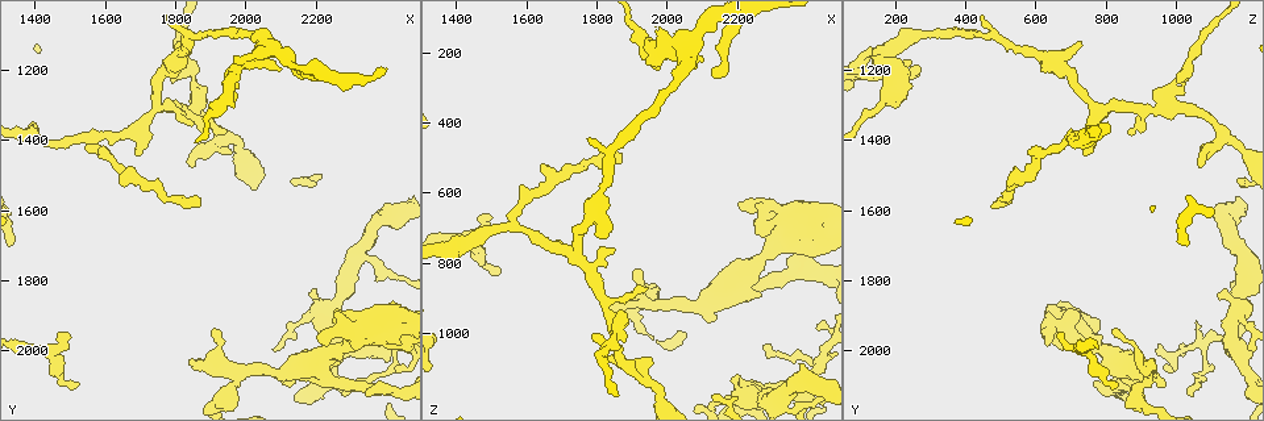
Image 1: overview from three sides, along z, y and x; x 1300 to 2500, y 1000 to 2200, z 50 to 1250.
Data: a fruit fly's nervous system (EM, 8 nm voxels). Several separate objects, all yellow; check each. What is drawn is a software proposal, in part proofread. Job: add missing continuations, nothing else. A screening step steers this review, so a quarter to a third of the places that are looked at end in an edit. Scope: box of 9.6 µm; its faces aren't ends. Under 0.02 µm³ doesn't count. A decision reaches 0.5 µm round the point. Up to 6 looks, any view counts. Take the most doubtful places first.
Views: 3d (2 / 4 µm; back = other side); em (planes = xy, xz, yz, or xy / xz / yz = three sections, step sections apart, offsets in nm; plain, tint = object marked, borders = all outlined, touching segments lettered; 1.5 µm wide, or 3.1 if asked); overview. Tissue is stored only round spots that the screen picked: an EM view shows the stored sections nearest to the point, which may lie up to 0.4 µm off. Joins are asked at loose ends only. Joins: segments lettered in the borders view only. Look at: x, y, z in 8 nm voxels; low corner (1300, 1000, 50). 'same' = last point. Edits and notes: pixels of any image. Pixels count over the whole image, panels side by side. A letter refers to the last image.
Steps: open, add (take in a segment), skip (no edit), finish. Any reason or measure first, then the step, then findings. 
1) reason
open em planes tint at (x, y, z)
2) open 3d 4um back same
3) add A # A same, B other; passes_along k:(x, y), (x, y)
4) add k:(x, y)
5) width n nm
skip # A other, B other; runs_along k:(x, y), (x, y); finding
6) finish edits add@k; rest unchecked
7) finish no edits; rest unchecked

branch stops here
open em xz step 8 tint at (1850, 2030, 940)

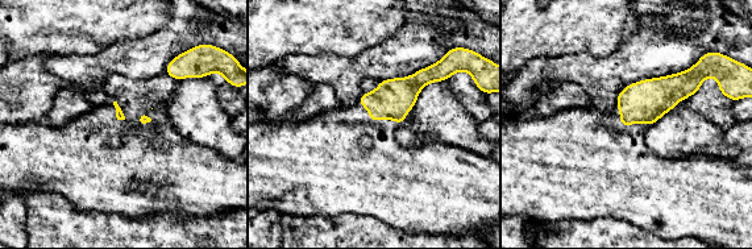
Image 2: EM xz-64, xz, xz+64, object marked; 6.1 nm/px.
open em planes borders same

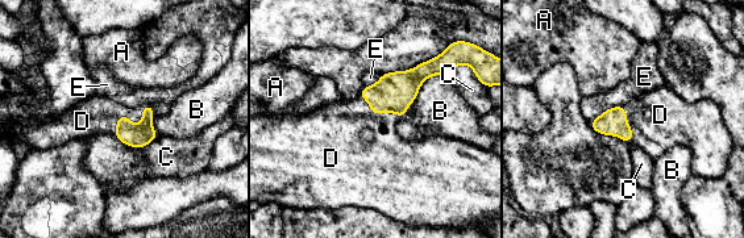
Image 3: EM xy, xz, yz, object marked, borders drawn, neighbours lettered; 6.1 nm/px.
add D # A other, B other, C other, D same, E other; it goes on there

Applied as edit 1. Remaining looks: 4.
open em planes borders at (2210, 1850, 1130)

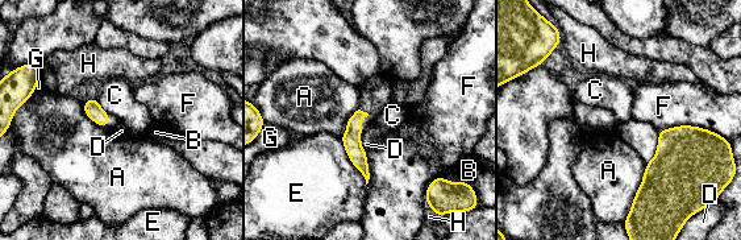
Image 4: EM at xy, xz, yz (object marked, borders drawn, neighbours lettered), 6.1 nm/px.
skip # A other, B other, C other, D other, E other, F other, G other, H other; runs_along 4:(358, 114), (354, 152), (365, 172); no lettered segment goes on from it

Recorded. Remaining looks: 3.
open overview

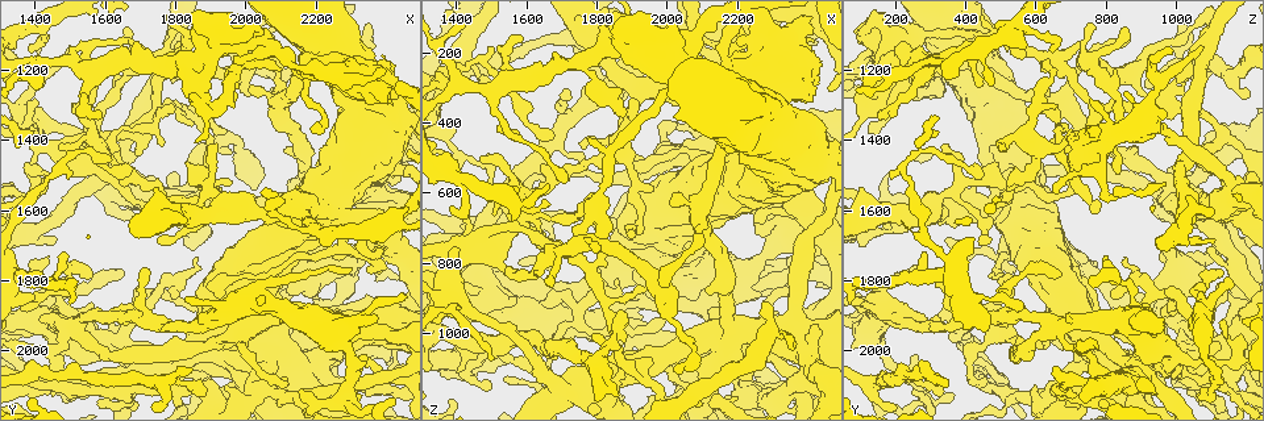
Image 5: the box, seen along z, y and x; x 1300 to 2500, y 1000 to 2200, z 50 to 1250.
free end
open em planes tint at (1960, 1520, 600)

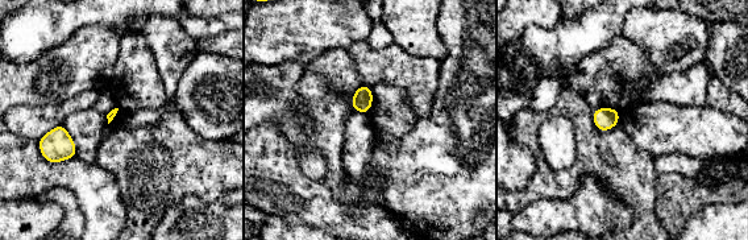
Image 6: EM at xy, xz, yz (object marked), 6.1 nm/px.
open em planes borders same

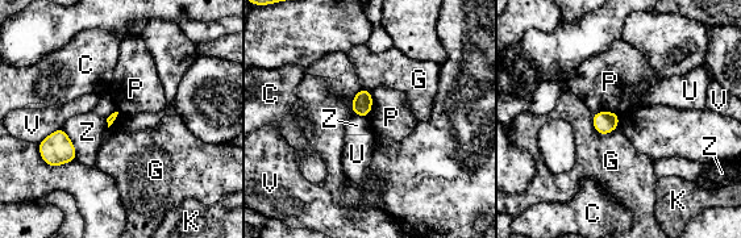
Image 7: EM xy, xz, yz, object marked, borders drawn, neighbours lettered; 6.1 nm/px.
skip # C other, G other, K other, P other, U other, V other, Z other; border 7:(591, 113), (598, 133), (617, 129); no lettered segment goes on from it

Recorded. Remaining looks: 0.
finish edits add@3; rest unchecked

